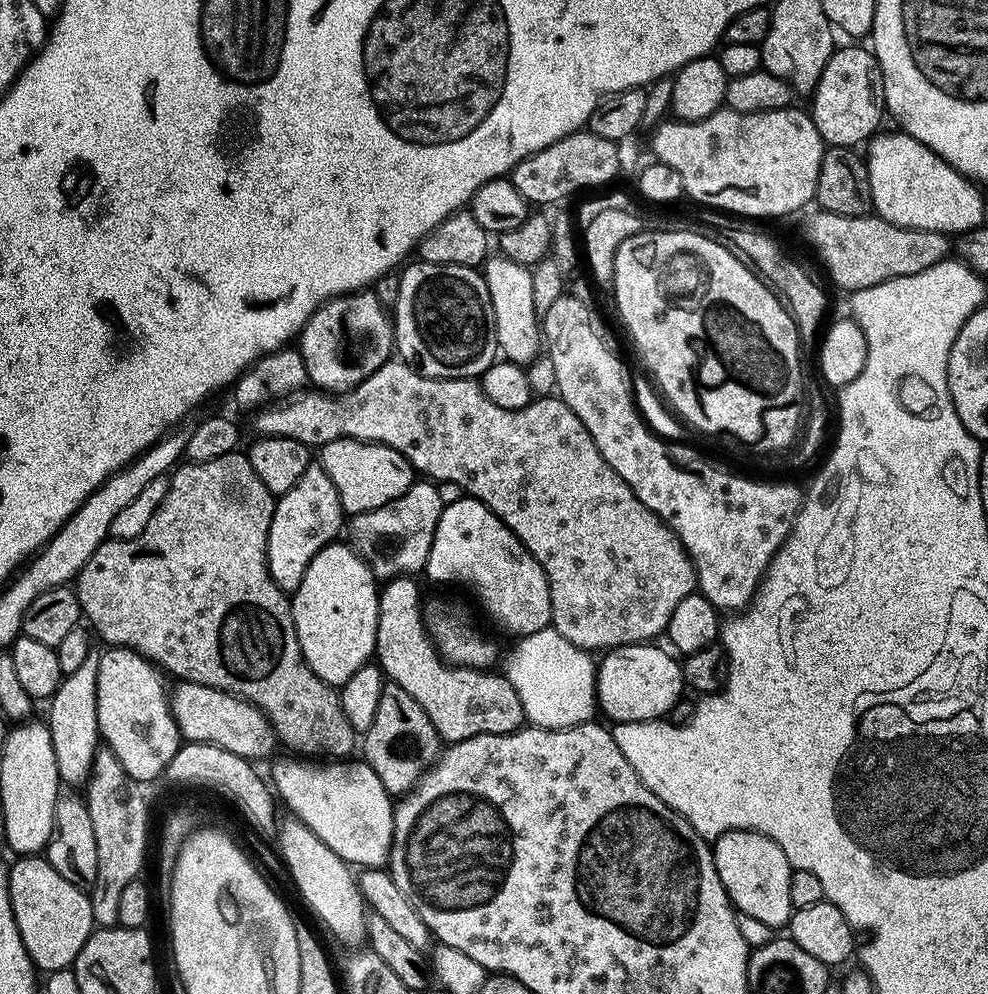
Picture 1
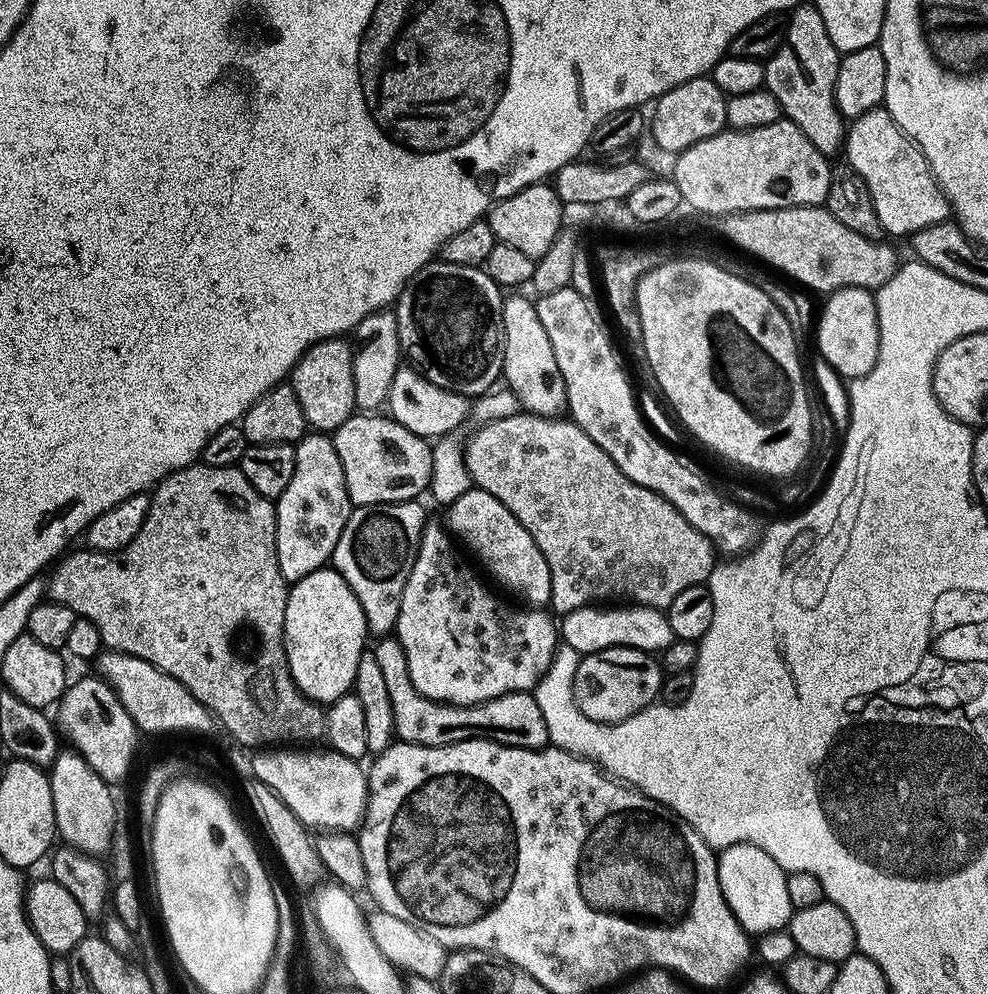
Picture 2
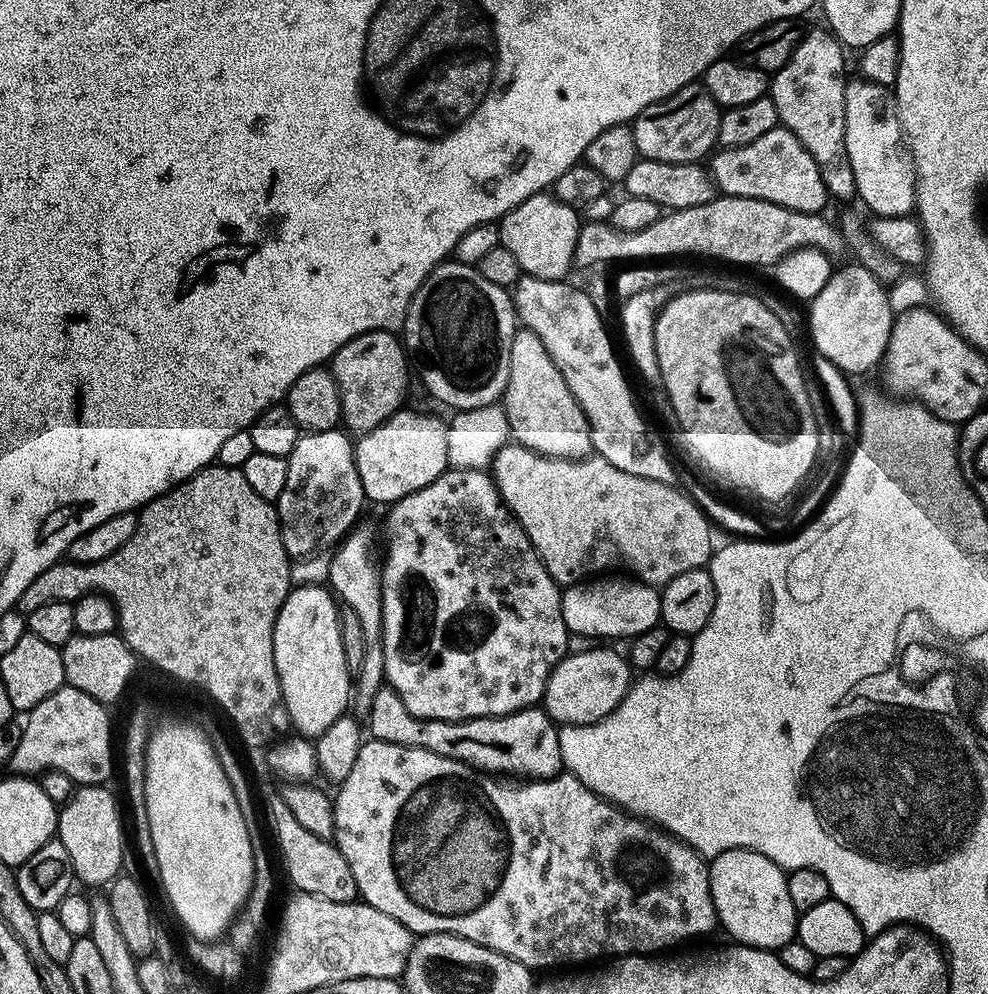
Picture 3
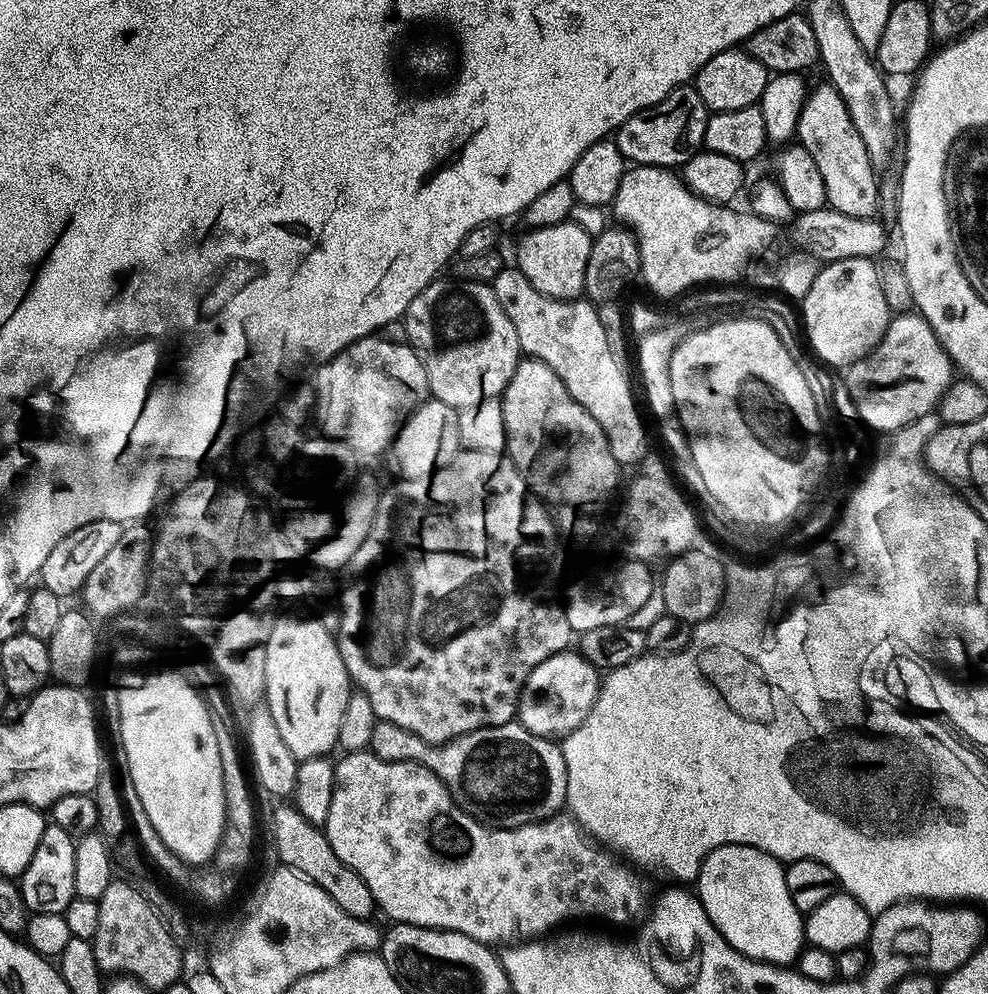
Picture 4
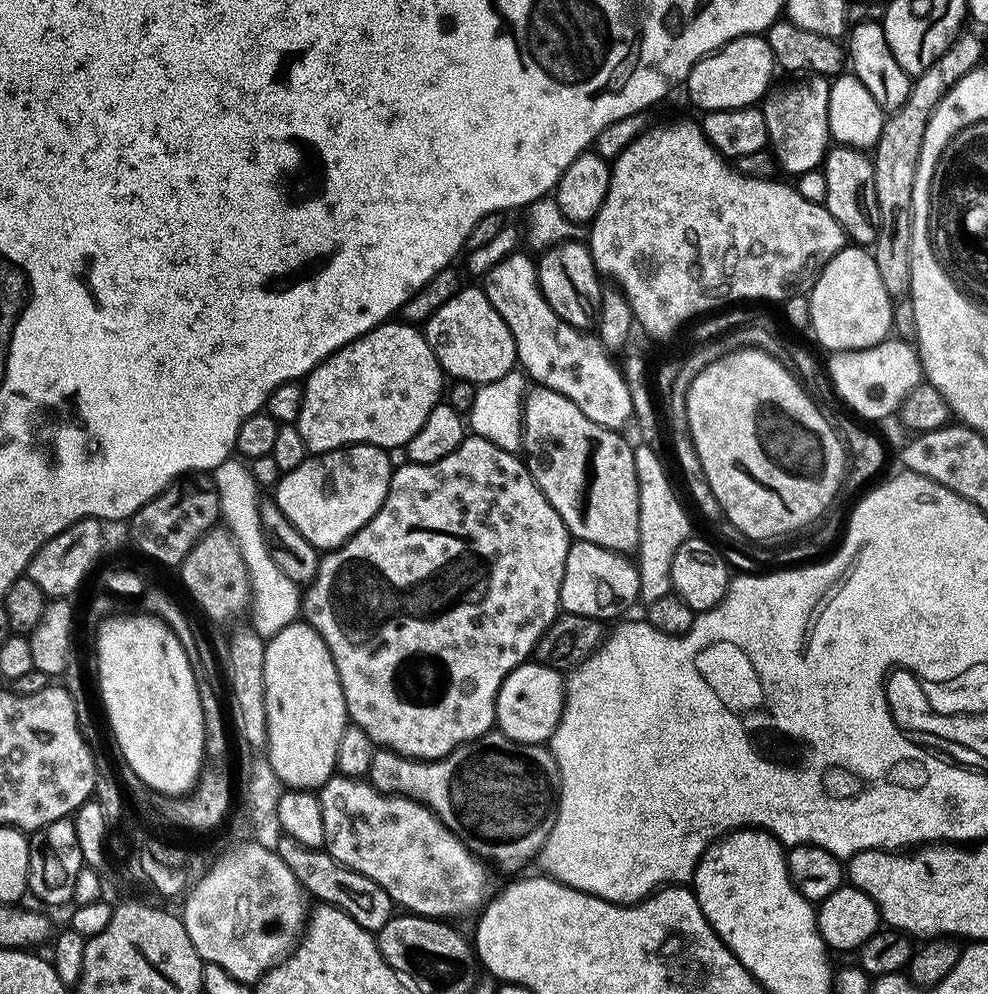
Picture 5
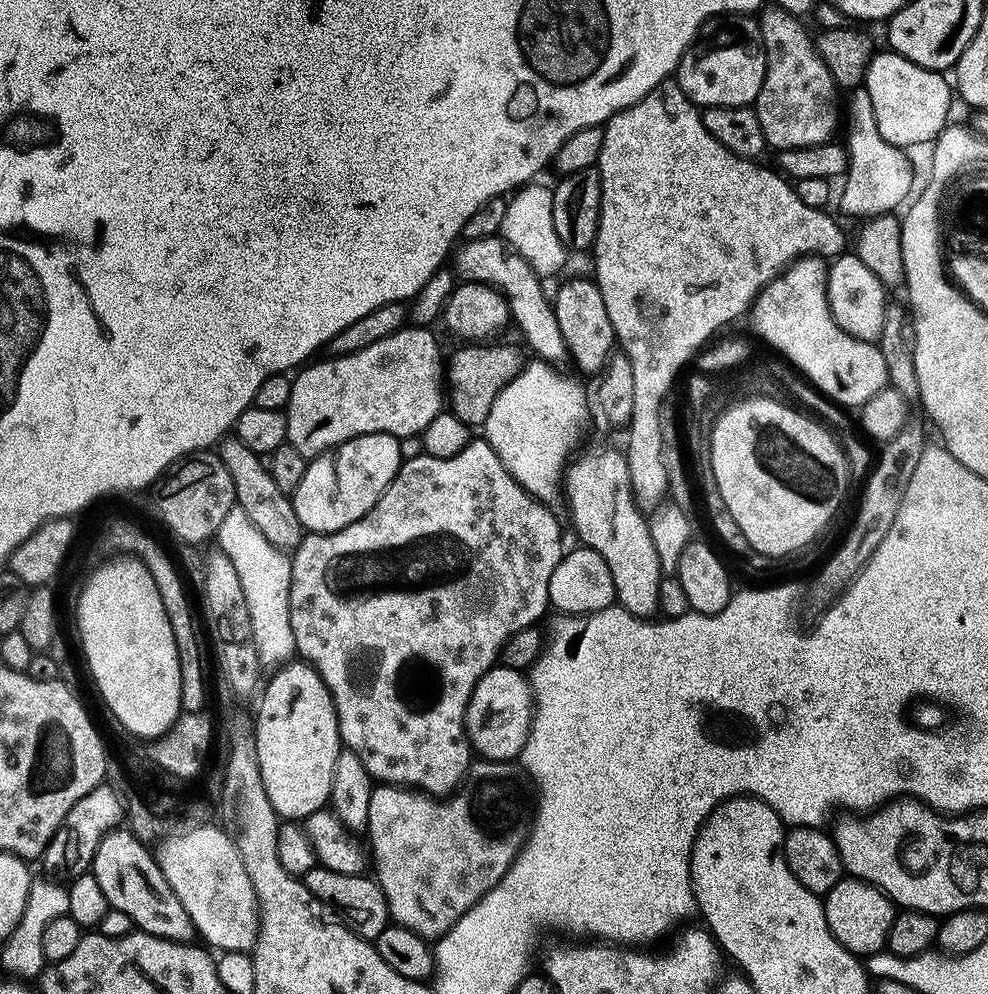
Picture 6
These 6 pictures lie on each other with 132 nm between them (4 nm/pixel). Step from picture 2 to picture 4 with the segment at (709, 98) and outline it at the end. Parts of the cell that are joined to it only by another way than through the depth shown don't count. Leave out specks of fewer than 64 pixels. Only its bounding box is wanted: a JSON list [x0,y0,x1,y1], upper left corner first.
[614,86,709,169]

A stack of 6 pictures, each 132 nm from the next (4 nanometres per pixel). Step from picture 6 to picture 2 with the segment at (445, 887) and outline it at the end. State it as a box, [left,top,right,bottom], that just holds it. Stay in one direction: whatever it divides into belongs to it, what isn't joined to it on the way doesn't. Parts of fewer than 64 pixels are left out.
[374,638,548,748]

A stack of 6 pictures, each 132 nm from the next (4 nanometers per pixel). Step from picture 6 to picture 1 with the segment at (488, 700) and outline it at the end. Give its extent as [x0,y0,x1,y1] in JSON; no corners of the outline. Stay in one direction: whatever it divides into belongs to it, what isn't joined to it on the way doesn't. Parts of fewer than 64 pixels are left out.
[594,642,685,724]

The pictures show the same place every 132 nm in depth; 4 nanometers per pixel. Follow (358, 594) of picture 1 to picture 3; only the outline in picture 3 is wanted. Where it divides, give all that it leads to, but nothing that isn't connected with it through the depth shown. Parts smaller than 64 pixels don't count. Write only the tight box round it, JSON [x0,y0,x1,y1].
[274,584,354,738]

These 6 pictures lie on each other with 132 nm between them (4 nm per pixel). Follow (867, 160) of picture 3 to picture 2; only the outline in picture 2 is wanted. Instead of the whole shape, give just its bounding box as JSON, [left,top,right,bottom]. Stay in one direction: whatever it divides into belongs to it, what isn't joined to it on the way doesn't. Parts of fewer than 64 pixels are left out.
[846,108,950,237]

